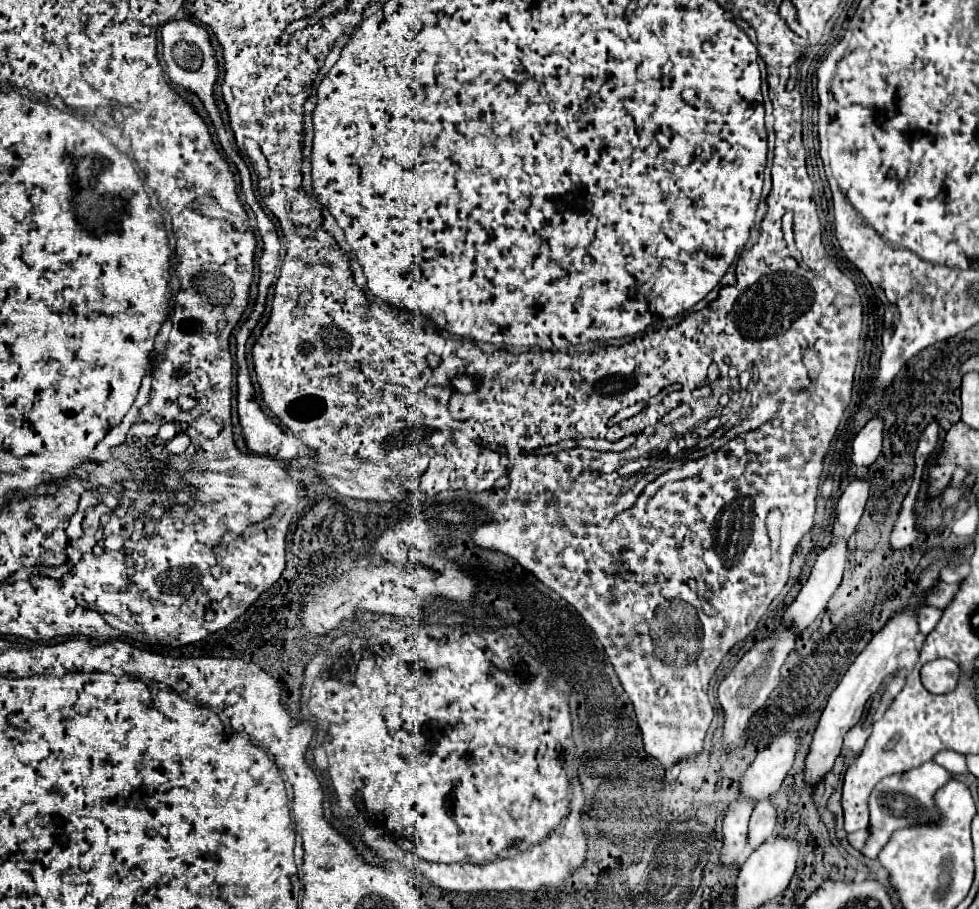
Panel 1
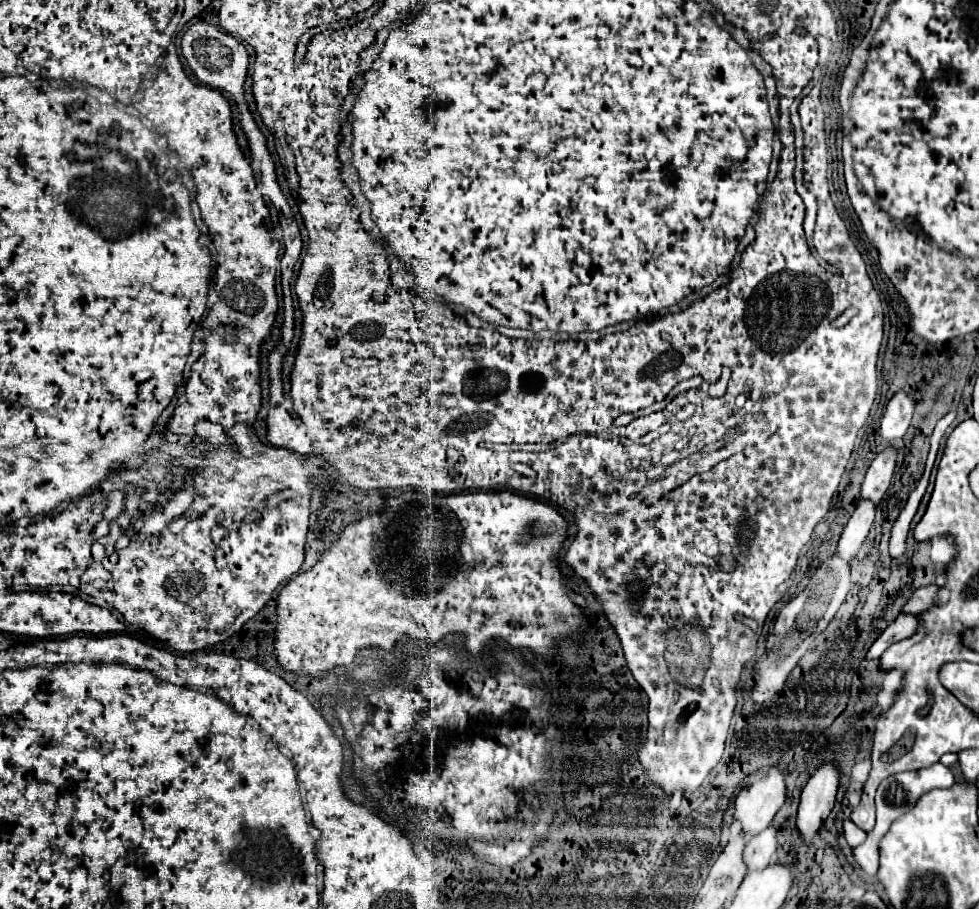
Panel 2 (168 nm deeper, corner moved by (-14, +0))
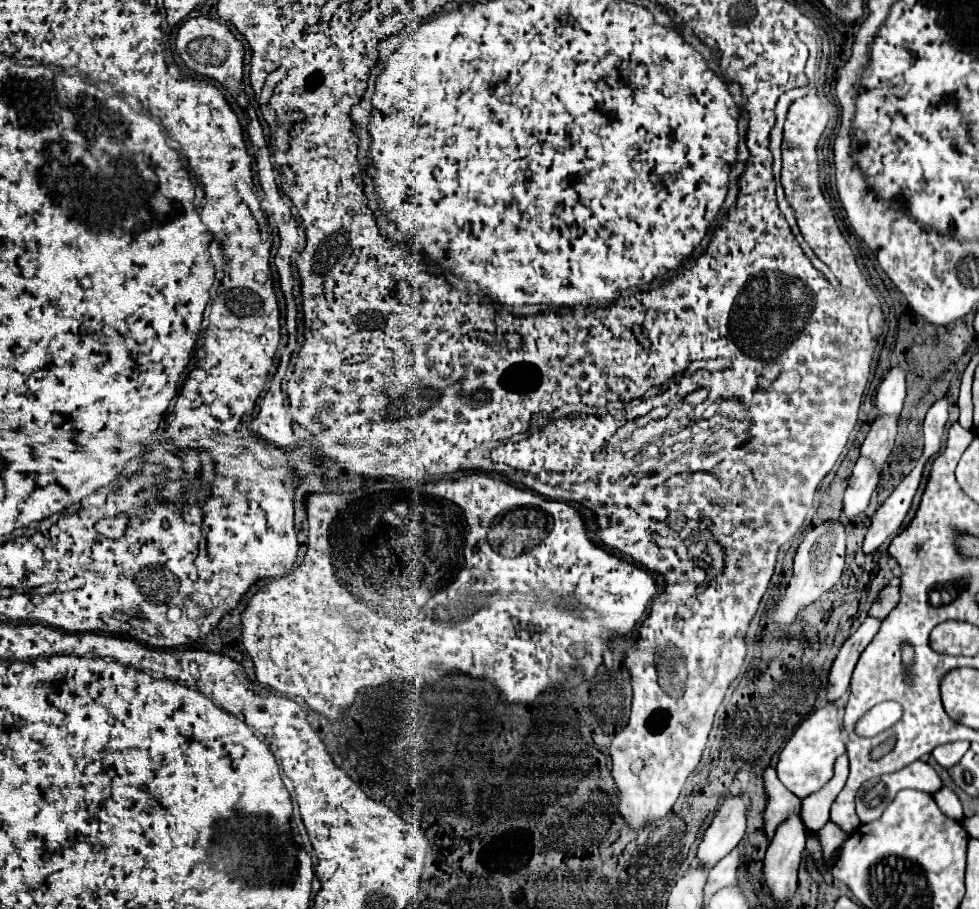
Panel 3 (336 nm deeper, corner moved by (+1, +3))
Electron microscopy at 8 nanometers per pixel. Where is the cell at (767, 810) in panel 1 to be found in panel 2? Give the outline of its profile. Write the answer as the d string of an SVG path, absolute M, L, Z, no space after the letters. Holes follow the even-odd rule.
M767 827L763 833L753 837L743 851L743 861L747 863L747 871L759 871L765 869L777 849L777 829Z

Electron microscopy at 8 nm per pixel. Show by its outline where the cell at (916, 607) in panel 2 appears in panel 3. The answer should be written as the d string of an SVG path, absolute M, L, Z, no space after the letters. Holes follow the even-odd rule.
M886 586L886 588L880 592L878 600L872 604L870 616L884 620L884 618L898 606L898 602L900 602L900 588L898 588L898 586Z

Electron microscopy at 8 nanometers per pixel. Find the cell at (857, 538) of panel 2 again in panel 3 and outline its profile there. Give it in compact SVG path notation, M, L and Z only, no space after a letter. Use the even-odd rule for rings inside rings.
M858 458L852 478L848 482L846 494L844 494L844 520L850 522L852 518L856 518L860 512L866 510L870 496L878 484L880 472L872 468L872 462L868 458Z

